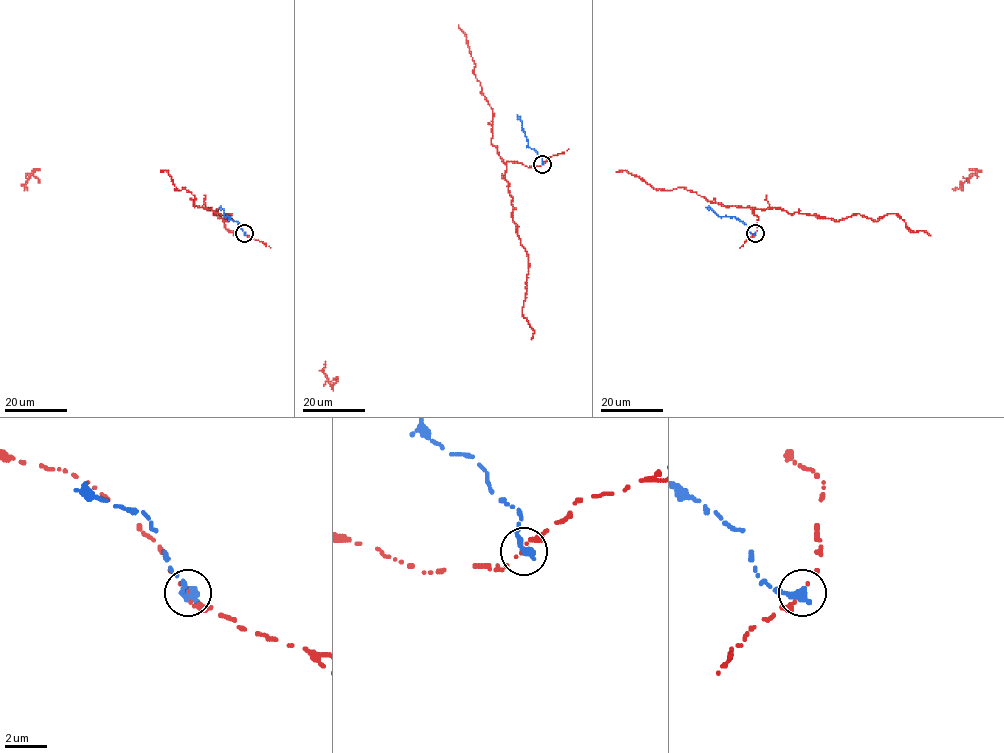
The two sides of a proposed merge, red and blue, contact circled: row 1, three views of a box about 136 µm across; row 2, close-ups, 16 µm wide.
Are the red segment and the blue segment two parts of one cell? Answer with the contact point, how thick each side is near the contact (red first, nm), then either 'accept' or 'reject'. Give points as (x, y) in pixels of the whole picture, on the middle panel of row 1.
(542, 164) | 180/480 nm | reject

